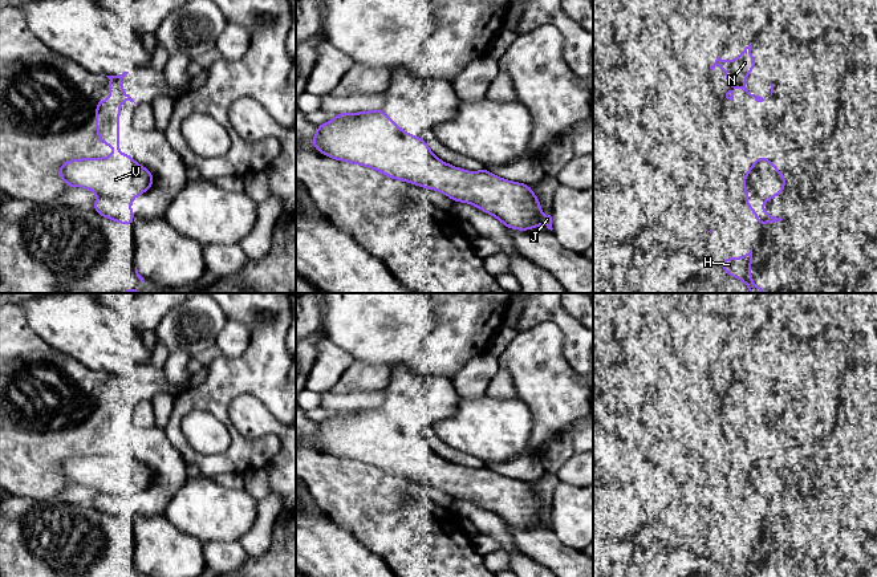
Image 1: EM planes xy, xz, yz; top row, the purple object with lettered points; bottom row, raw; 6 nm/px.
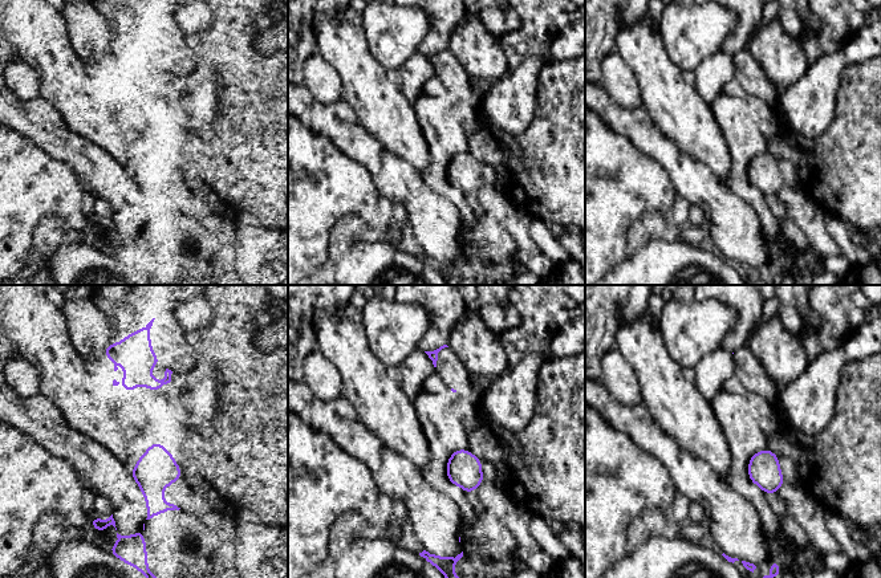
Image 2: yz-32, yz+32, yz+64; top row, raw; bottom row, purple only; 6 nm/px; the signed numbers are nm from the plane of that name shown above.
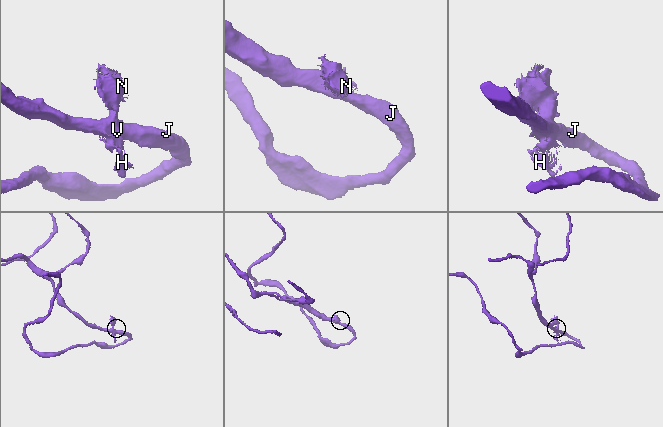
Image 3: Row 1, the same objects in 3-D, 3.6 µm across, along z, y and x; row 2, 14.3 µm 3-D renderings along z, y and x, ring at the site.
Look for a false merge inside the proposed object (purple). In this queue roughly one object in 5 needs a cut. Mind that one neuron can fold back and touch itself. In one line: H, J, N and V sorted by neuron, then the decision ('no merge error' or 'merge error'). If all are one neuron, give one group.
H J N V; no merge error

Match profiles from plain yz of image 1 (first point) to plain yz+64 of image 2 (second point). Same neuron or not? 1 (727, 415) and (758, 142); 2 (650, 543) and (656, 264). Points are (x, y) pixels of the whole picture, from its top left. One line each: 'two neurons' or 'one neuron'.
1: one neuron
2: two neurons

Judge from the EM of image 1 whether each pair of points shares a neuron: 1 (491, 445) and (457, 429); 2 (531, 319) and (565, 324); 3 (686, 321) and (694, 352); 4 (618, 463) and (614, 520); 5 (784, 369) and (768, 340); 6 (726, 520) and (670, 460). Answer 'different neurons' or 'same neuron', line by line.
1: same neuron
2: same neuron
3: same neuron
4: same neuron
5: same neuron
6: same neuron

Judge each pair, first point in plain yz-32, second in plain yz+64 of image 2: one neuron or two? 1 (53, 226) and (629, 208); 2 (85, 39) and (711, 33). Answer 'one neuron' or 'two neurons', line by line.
1: two neurons
2: one neuron

